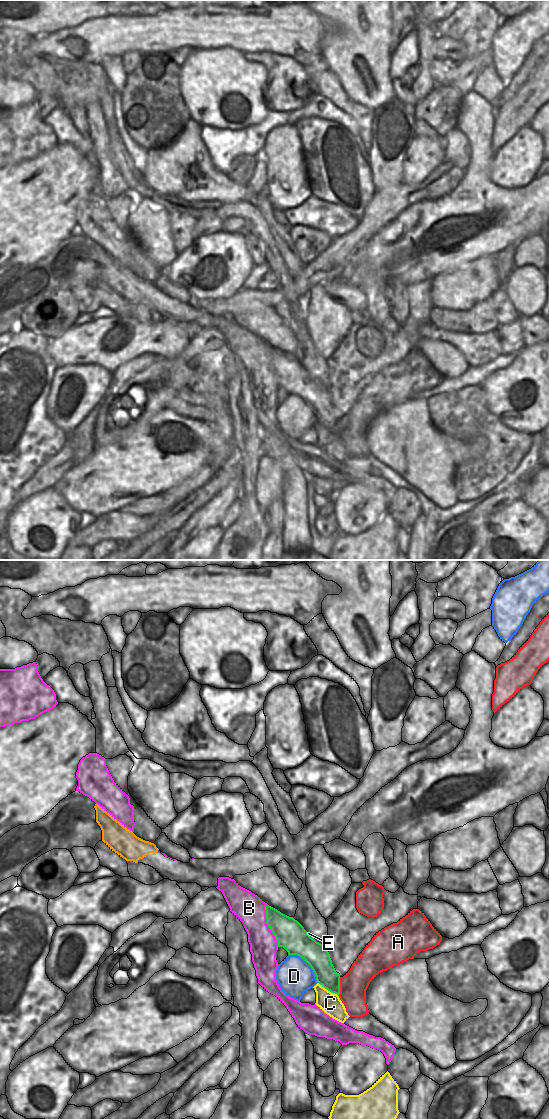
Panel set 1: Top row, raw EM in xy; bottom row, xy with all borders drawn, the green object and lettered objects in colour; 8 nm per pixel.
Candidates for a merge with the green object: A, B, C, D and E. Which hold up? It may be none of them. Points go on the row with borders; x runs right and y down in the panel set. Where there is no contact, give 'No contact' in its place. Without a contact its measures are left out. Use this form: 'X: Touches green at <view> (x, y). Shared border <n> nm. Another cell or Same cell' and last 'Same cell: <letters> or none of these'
A: Touches green at xy (339, 986). Shared border 150 nm. Another cell
B: Touches green at xy (267, 924). Shared border 360 nm. Another cell
C: Touches green at xy (328, 990). Shared border 190 nm. Another cell
D: Touches green at xy (308, 964). Shared border 340 nm. Another cell
E: Touches green at xy (310, 936). Shared border 80 nm. Same cell
Same cell: E

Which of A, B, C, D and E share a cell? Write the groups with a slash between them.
A / B / C / D / E

